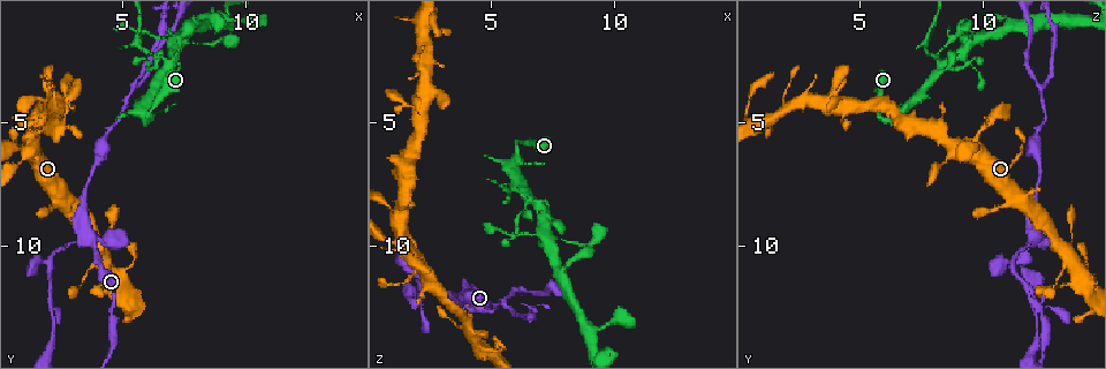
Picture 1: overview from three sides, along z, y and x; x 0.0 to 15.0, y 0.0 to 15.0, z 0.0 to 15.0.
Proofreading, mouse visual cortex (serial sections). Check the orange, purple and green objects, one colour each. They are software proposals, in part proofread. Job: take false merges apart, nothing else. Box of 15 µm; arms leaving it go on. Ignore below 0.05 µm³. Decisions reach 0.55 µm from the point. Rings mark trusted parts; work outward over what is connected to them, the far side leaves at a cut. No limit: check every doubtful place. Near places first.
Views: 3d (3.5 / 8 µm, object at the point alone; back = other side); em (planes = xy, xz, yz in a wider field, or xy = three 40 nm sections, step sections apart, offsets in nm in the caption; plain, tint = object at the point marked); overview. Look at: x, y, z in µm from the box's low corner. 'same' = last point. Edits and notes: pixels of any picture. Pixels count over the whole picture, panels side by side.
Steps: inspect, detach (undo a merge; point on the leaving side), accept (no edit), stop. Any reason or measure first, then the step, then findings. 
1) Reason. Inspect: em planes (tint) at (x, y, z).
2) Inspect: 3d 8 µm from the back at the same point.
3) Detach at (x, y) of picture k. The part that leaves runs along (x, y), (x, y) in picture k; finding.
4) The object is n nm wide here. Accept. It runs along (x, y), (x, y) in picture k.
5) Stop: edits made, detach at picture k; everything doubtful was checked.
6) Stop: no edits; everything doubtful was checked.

Four arms meet. Inspect: 3d 3.5 µm at (6.9, 2.8, 8.3).

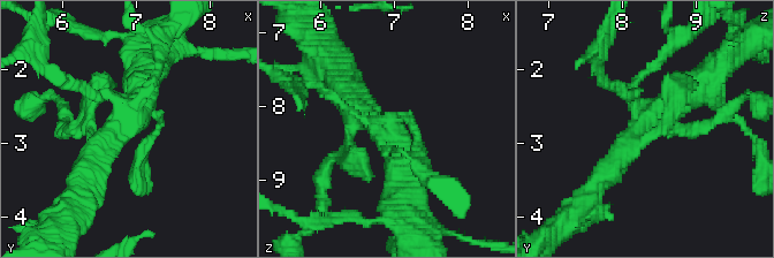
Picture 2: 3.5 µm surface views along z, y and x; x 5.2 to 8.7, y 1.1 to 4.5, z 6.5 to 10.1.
4 arms meet here; the arms are 100, 150, 350, 400 nm wide. Inspect: em xy step 2 (tint) at (6.90, 2.65, 8.35).

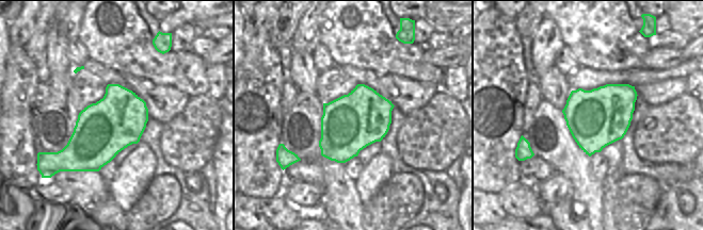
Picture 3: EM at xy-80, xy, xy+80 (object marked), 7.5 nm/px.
Inspect: em xy step 5 (tint) at the same point.

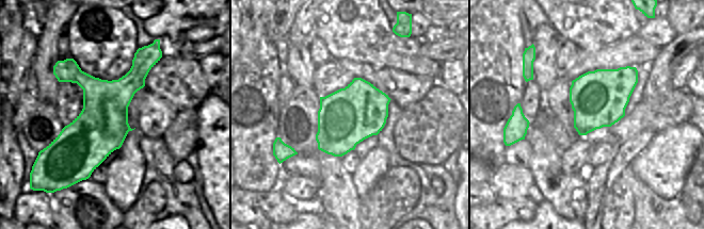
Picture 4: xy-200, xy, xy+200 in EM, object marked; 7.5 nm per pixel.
Detach at (67, 85) of picture 2. The part that leaves runs along (96, 97), (36, 55), (32, 30) in picture 2; a second cell is stuck on.

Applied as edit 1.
Inspect: 3d 3.5 µm at (3.6, 9.7, 12.1).

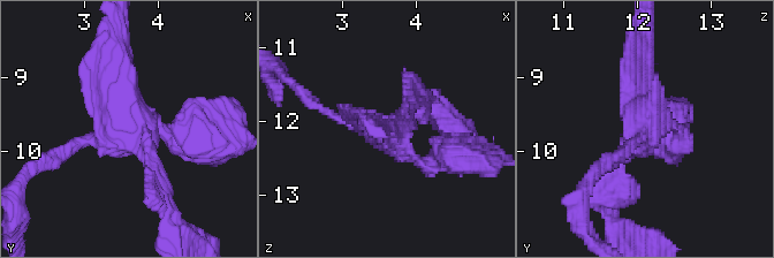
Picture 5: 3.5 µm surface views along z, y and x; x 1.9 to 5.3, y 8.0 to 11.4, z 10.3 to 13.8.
4 arms meet here; the arms are 150, 200, 250, 300 nm wide. Inspect: em xy step 5 (tint) at (3.70, 9.80, 12.15).

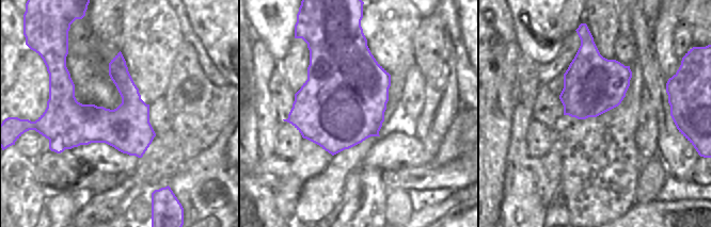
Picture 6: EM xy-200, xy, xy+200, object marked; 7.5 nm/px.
Accept. It runs along (159, 197), (120, 59) in picture 5; continuous, no second cell.

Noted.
Arms part here. Inspect: 3d 3.5 µm at (7.1, 1.7, 9.6).

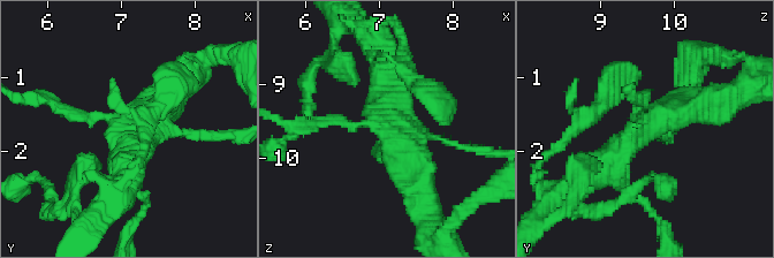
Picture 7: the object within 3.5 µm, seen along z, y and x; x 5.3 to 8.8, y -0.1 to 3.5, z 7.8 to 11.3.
4 arms meet here; the arms are 100, 150, 400, 400 nm wide. Inspect: em xy step 3 (tint) at (7.15, 1.65, 9.65).

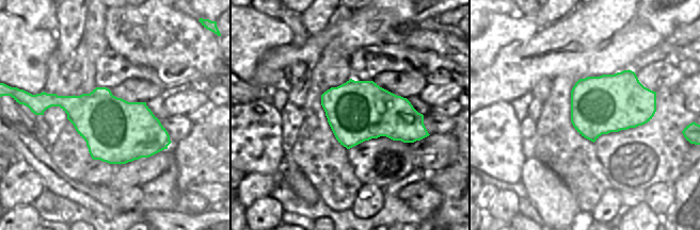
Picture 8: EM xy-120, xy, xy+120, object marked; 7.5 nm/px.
The object is 460 nm wide here. Accept. It runs along (590, 172), (664, 114), (708, 100) in picture 7; continuous, no second cell.

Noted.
Inspect: 3d 8 µm at (5.4, 3.8, 12.4).

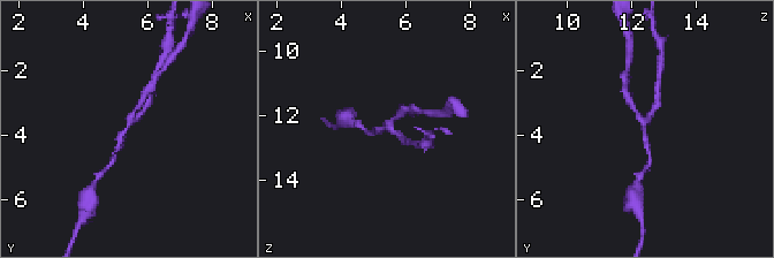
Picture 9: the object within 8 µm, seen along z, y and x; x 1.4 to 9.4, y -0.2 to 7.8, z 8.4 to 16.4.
Inspect: em planes (tint) at (5.4, 3.7, 12.4).

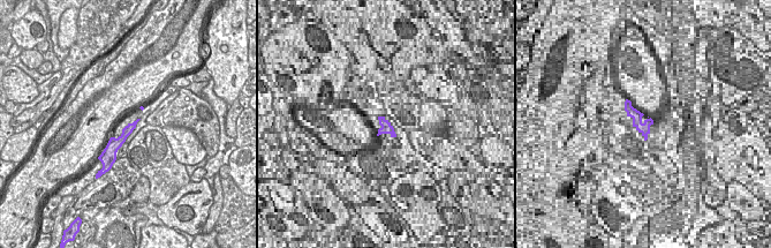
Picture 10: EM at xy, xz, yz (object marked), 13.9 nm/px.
3 arms meet here; the arms are 150, 150, 150 nm wide. Detach at (657, 101) of picture 9. The part that leaves runs along (649, 116), (658, 103), (659, 74) in picture 9; a second cell is stuck on.

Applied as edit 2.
Stop: edits made, detach at picture 2, detach at picture 9; everything doubtful was checked.

